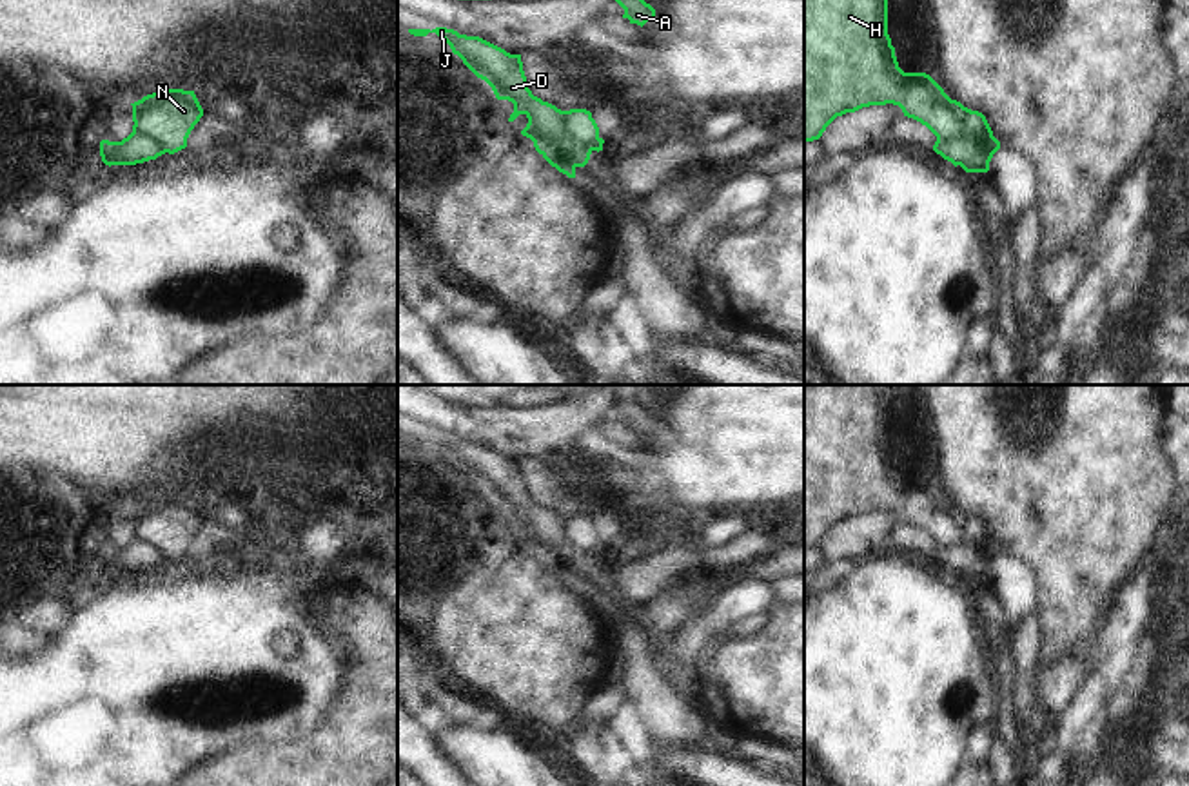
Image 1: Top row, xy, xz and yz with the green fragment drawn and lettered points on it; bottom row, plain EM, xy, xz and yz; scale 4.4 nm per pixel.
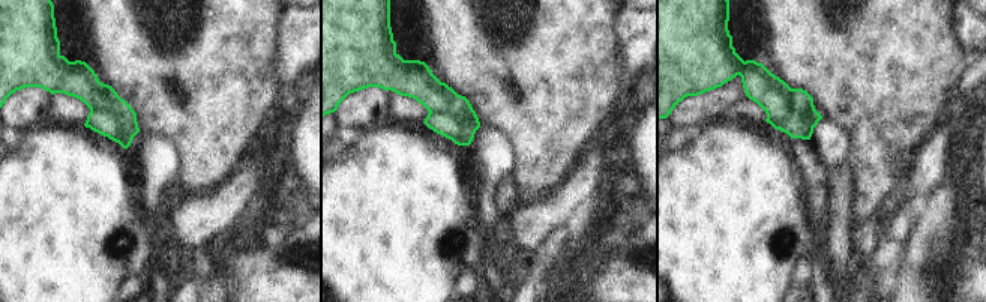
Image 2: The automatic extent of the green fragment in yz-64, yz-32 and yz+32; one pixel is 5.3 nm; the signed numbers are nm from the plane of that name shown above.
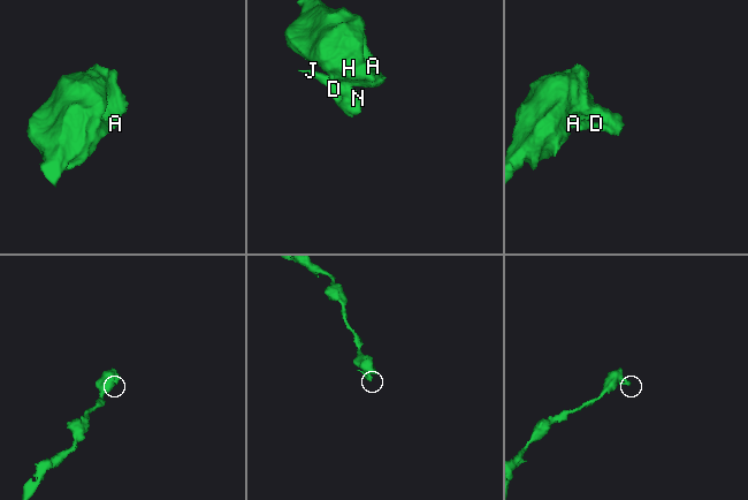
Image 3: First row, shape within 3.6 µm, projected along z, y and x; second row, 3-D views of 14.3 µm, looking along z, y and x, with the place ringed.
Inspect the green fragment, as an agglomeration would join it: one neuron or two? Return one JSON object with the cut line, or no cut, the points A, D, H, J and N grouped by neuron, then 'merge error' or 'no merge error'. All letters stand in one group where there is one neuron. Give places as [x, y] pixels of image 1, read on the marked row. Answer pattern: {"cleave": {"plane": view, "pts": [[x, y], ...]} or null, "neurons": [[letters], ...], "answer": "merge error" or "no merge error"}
{"cleave": {"plane": "yz", "pts": [[950, 100], [952, 111], [959, 120], [959, 135], [941, 140]]}, "neurons": [["A", "H", "N"], ["D", "J"]], "answer": "merge error"}

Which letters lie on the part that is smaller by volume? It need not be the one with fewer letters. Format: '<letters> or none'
D, J

